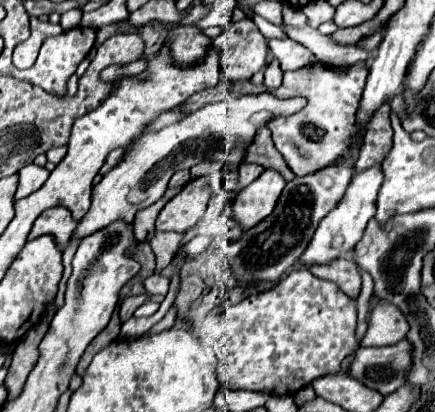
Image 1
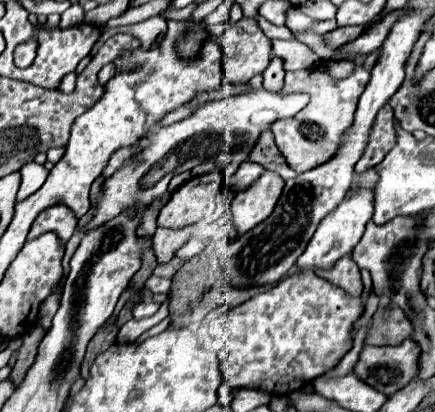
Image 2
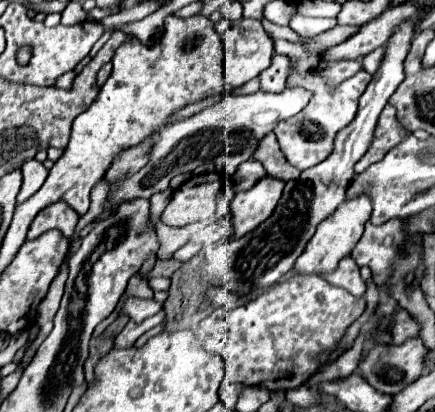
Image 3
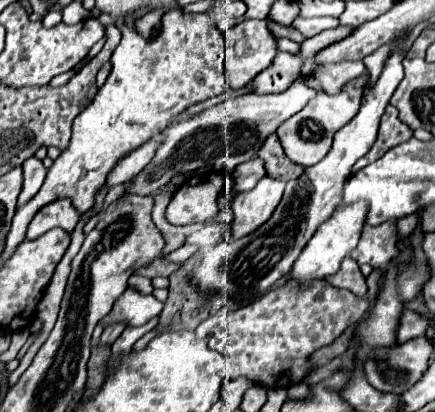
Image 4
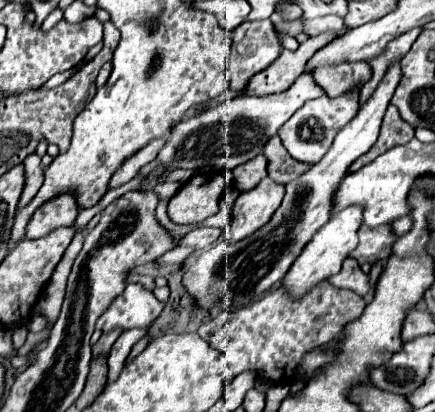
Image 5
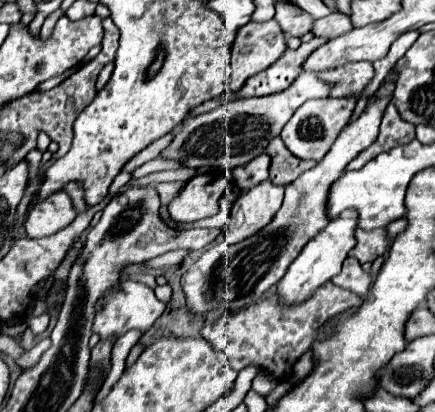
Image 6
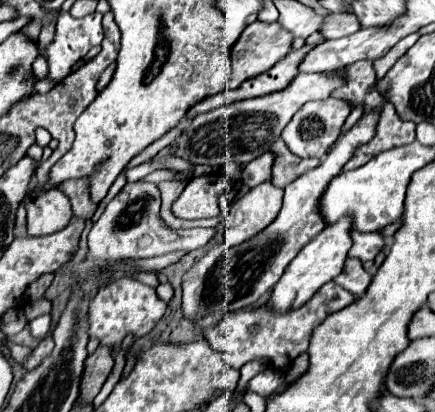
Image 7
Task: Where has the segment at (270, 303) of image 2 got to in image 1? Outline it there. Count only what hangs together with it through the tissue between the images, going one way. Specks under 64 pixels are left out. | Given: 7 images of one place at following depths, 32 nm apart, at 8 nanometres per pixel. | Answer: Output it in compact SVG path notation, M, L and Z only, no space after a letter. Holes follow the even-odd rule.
M294 270L284 280L278 280L270 290L258 292L242 300L236 306L210 312L202 326L198 328L198 338L210 338L210 346L218 356L218 378L230 390L258 390L276 396L298 392L308 386L312 380L336 374L340 370L340 362L354 352L356 348L356 300L346 296L336 284L328 280L318 280L310 270Z

